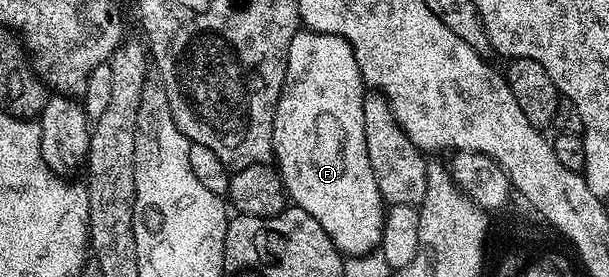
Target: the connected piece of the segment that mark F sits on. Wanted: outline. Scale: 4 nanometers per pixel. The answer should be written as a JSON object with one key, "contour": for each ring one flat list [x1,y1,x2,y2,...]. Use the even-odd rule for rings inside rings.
{"contour":[[297,31,290,43,284,86,272,124,272,156,291,204,314,215,334,247,348,257,362,257,377,248,384,231,386,202,380,193,370,155,366,151,364,98,366,82,358,67,352,44,333,33]]}

